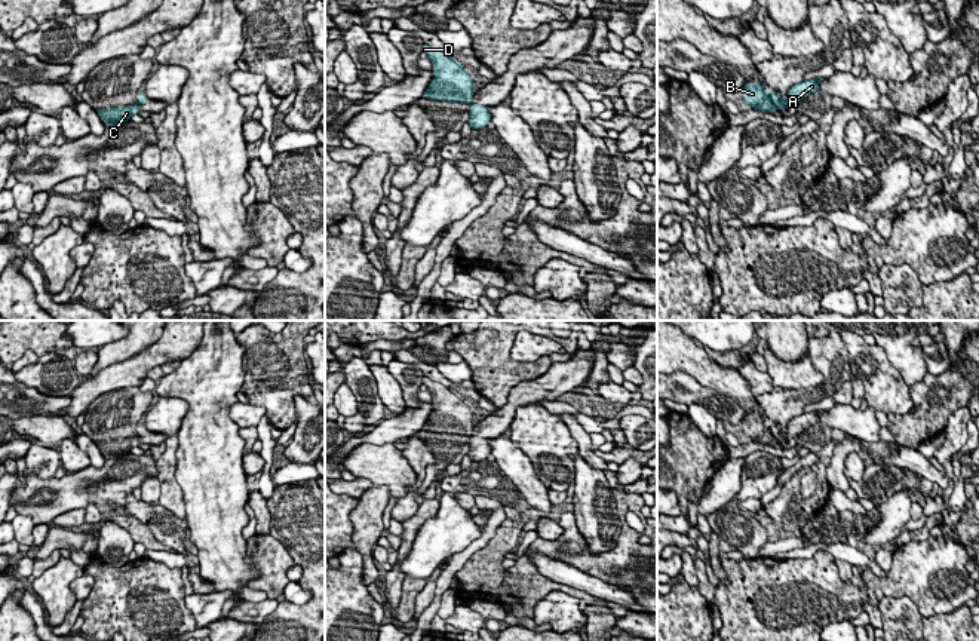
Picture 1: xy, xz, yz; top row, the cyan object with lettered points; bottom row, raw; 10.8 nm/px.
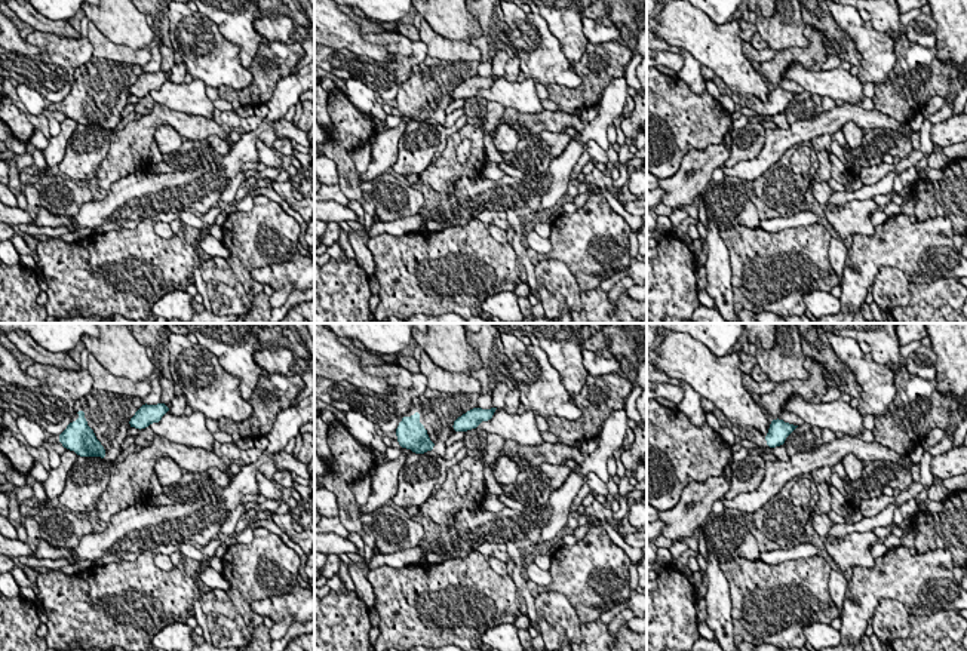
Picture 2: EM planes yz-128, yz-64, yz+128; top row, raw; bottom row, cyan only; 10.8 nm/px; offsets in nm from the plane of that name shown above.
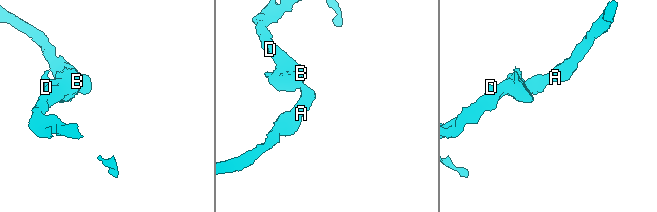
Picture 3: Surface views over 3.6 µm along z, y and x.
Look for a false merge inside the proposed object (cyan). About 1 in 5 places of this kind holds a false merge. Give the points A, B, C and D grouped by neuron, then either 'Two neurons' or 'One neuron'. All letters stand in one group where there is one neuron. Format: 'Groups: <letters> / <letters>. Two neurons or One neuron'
Groups: A / B C D. Two neurons

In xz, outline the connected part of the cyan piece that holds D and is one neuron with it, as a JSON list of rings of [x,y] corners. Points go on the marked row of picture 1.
[[[423,45],[421,52],[433,62],[433,82],[423,93],[424,99],[472,104],[473,80],[463,65],[442,50]]]

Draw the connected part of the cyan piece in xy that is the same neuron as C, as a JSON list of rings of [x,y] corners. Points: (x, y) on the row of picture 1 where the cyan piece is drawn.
[[[139,104],[96,110],[105,126],[129,122],[134,114],[139,113]]]

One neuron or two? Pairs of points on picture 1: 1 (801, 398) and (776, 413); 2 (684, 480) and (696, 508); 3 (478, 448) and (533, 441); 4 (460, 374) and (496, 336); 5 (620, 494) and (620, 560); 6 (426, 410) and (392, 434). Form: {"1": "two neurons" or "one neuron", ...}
{"1": "one neuron", "2": "two neurons", "3": "two neurons", "4": "two neurons", "5": "one neuron", "6": "one neuron"}

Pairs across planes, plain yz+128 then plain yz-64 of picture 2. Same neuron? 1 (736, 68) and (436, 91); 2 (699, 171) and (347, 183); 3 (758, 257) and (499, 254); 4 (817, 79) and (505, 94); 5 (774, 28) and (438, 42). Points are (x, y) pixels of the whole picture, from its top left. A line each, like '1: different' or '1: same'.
1: different
2: different
3: same
4: same
5: same

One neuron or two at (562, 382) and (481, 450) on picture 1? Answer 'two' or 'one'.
one

